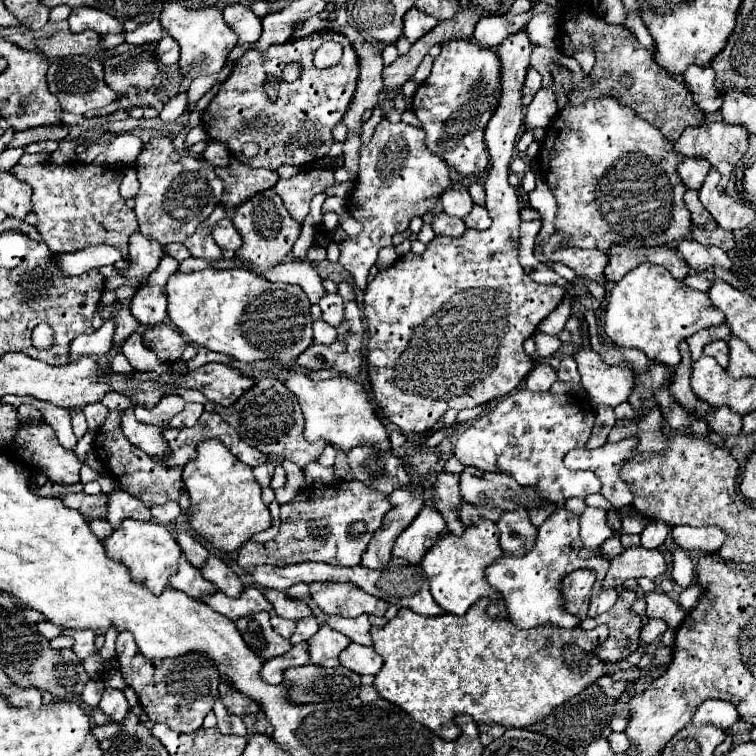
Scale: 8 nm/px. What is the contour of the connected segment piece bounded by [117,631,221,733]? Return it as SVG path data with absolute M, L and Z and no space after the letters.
M129 631L117 635L117 659L127 685L135 689L143 711L153 723L167 723L177 733L193 733L203 725L203 717L219 699L219 669L213 659L203 653L185 653L173 659L147 659L137 651Z

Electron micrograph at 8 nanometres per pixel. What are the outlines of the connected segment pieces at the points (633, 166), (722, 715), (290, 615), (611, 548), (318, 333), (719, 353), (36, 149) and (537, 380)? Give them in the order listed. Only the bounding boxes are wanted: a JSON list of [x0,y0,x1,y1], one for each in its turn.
[[537,97,691,249],[693,699,739,729],[263,589,313,621],[601,537,623,559],[313,319,337,345],[705,341,729,367],[25,141,59,153],[527,363,557,391]]

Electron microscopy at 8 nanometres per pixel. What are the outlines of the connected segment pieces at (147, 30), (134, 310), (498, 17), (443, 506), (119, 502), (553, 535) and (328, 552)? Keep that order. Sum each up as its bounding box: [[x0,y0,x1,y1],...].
[[123,19,164,45],[131,255,179,327],[473,2,546,47],[431,471,463,533],[107,487,151,527],[485,507,617,629],[237,481,391,571]]

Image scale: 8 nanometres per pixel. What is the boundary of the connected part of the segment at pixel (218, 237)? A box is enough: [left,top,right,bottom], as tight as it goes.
[213,217,241,251]

